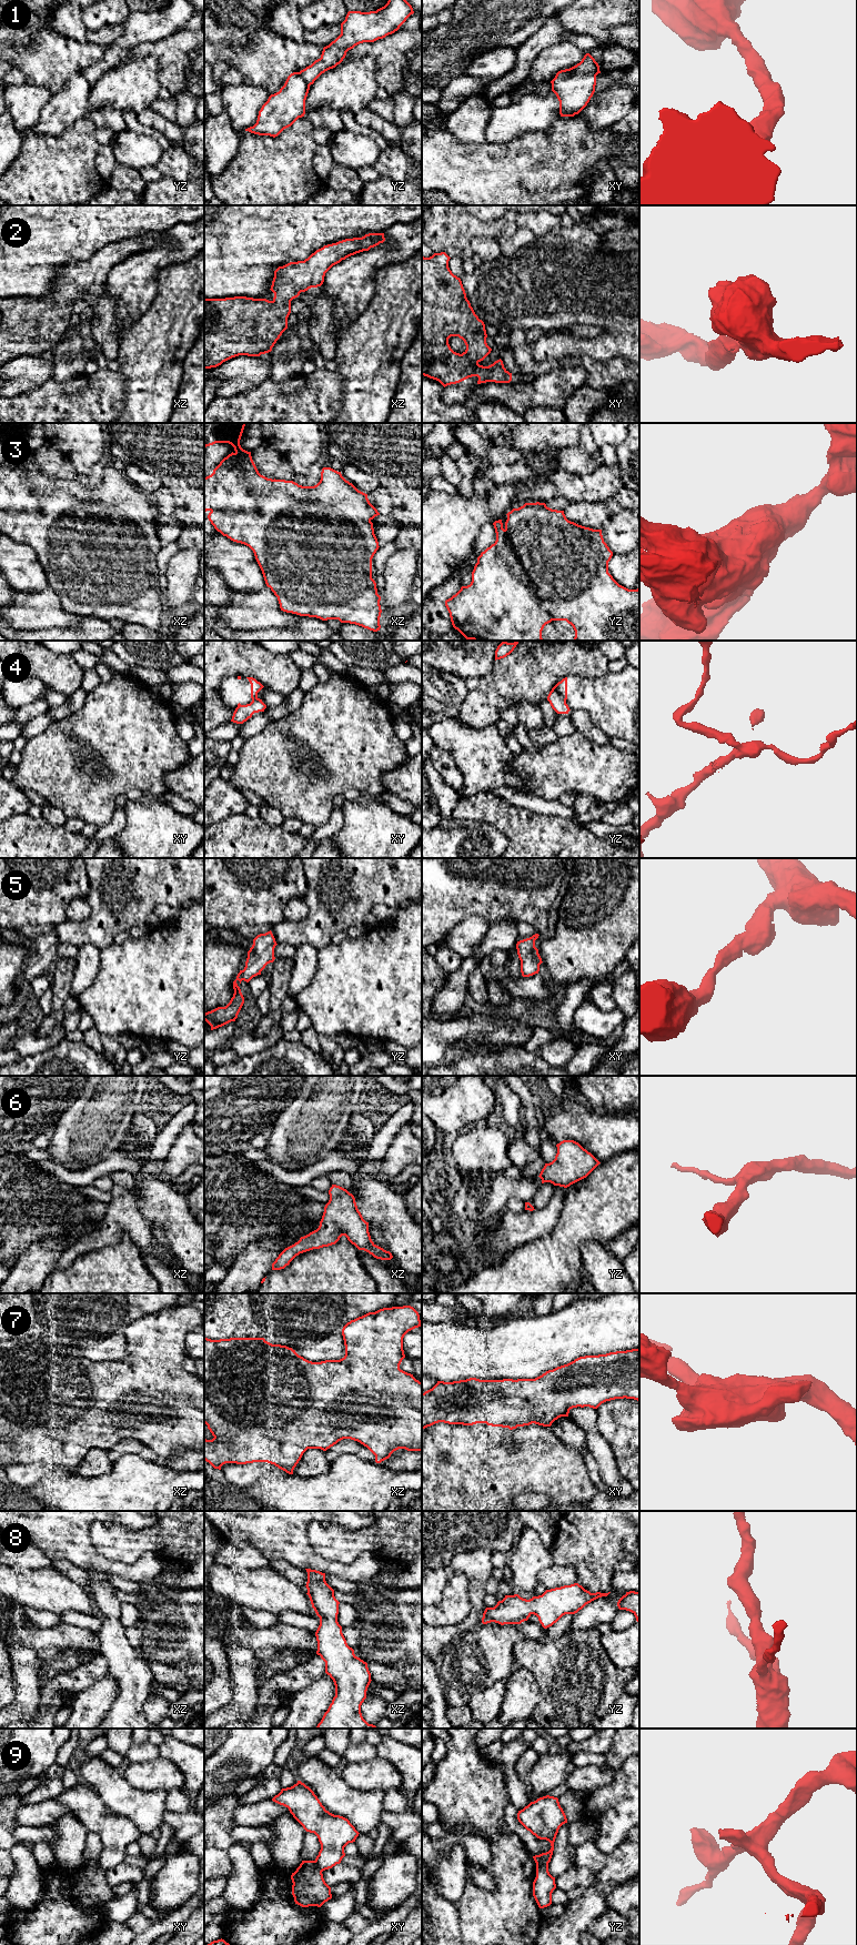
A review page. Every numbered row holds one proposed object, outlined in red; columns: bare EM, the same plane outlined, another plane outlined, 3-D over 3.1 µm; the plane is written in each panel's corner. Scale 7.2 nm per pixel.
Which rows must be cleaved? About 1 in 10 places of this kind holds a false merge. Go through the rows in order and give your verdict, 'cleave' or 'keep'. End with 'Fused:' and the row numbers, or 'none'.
1: keep
2: keep
3: keep
4: cleave
5: keep
6: keep
7: keep
8: keep
9: cleave
Fused: 4, 9

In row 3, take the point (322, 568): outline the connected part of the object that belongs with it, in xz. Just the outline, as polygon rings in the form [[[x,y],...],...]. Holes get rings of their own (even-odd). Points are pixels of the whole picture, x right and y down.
[[[204,423],[204,447],[229,443],[235,451],[224,457],[211,475],[204,477],[204,512],[210,512],[209,521],[223,536],[253,551],[265,584],[278,597],[281,611],[322,621],[339,619],[373,632],[380,631],[381,596],[372,578],[372,558],[380,546],[371,522],[380,513],[370,503],[367,494],[331,467],[322,468],[321,480],[314,486],[261,475],[251,452],[240,445],[245,424]]]

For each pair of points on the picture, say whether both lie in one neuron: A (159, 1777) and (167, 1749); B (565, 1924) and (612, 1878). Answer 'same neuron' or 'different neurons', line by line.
A: different neurons
B: same neuron

